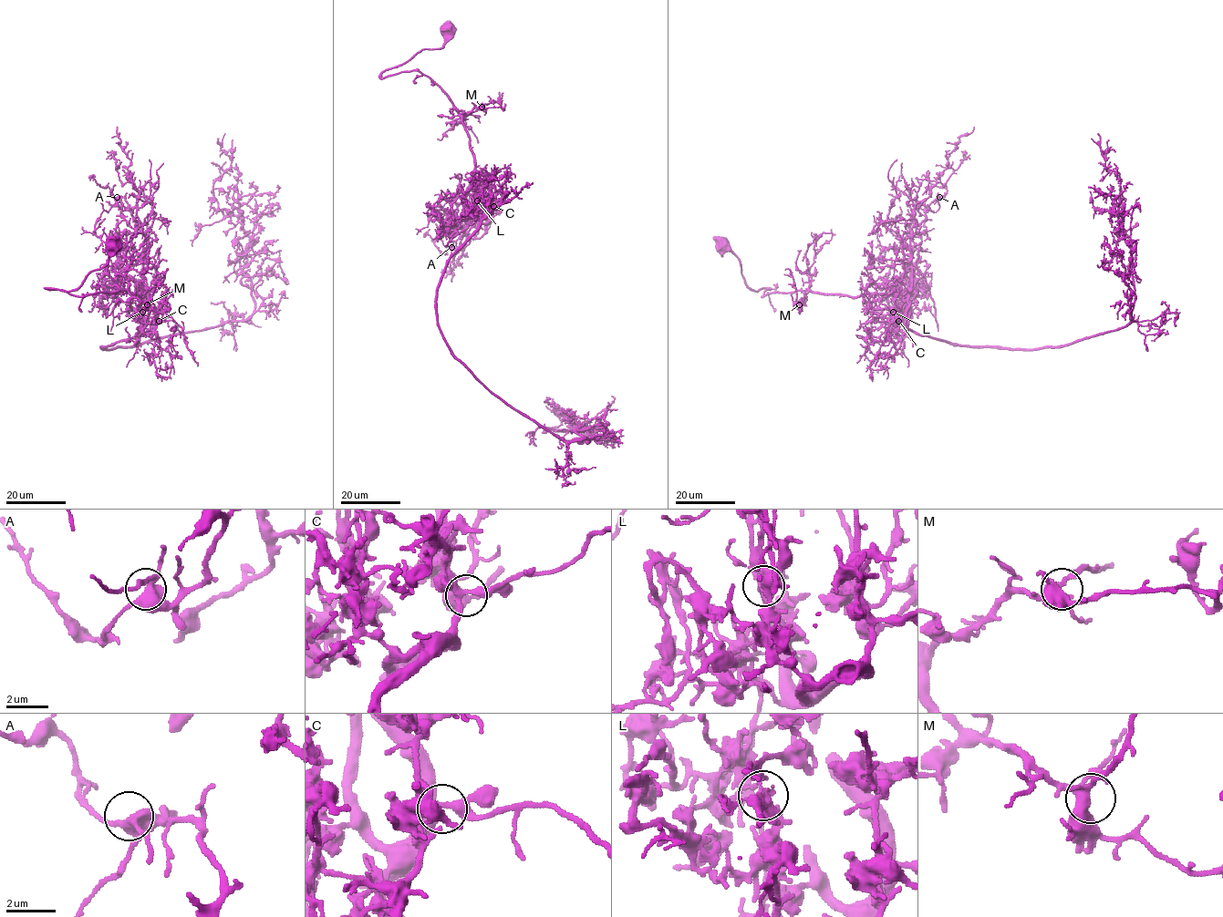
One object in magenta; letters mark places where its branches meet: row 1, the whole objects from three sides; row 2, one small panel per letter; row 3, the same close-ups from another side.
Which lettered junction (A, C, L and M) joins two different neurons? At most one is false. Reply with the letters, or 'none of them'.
L

